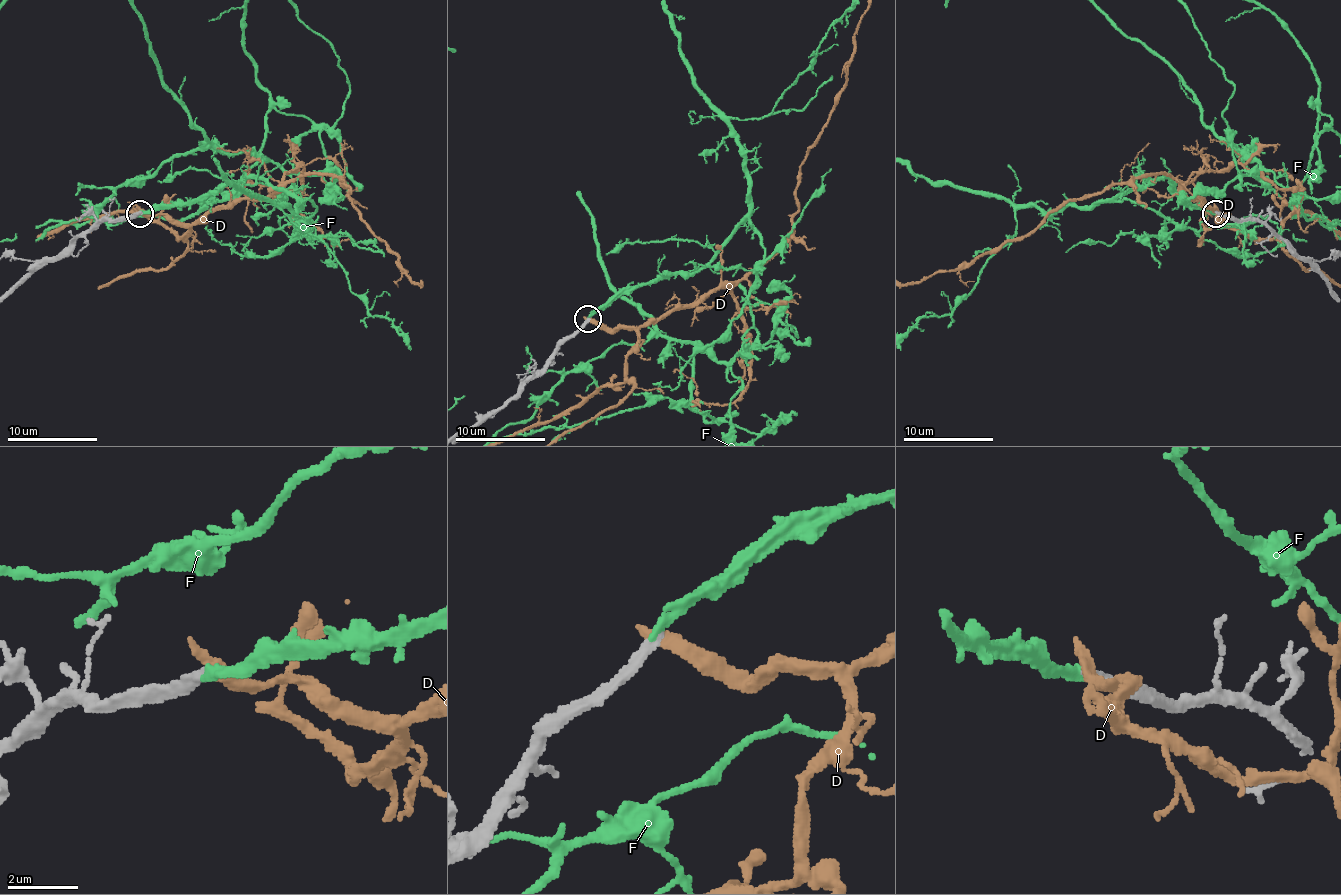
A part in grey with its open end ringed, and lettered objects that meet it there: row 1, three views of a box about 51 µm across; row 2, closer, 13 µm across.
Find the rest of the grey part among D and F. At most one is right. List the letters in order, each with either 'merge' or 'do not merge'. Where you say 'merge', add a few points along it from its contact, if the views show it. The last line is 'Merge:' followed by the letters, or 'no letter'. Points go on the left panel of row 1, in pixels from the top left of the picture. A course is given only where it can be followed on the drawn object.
D: do not merge
F: merge
Merge: F

